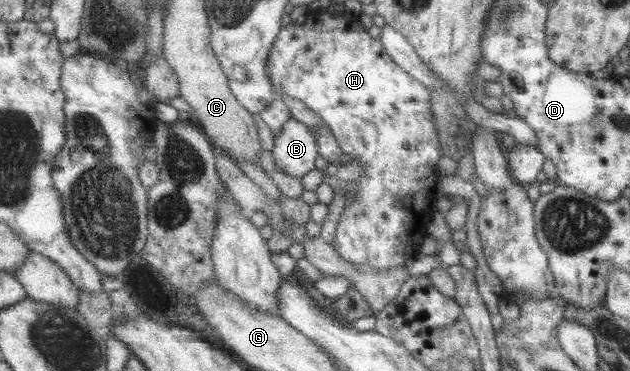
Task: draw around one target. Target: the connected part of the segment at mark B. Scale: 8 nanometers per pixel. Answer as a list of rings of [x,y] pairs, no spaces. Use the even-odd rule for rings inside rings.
[[[294,117],[285,126],[285,131],[275,137],[273,155],[281,170],[303,179],[317,169],[320,142],[309,125]]]

